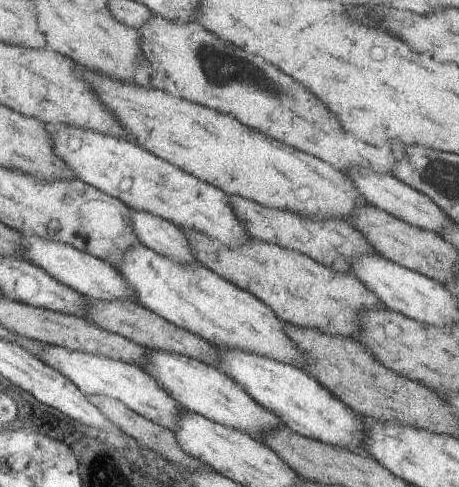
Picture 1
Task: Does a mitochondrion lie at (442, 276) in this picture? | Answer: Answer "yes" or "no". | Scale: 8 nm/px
no

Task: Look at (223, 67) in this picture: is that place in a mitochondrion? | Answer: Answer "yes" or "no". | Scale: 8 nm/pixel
yes

